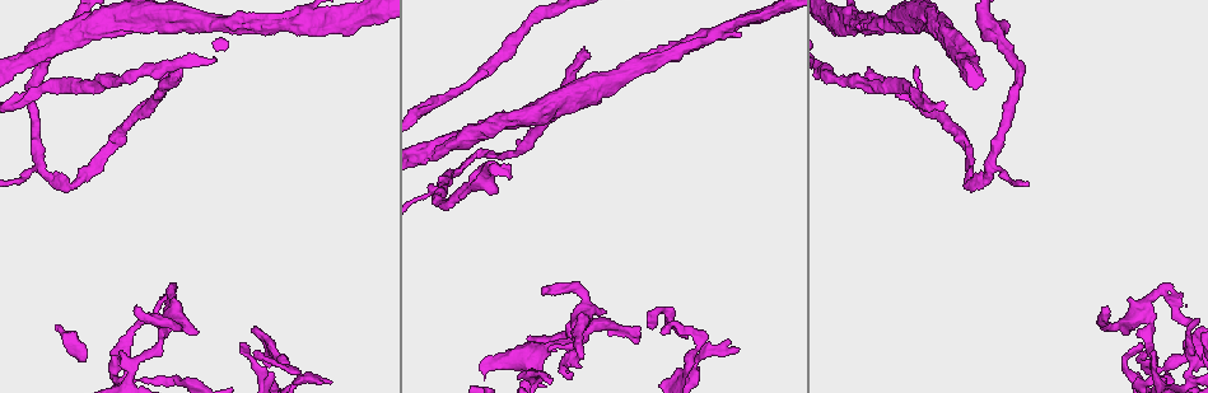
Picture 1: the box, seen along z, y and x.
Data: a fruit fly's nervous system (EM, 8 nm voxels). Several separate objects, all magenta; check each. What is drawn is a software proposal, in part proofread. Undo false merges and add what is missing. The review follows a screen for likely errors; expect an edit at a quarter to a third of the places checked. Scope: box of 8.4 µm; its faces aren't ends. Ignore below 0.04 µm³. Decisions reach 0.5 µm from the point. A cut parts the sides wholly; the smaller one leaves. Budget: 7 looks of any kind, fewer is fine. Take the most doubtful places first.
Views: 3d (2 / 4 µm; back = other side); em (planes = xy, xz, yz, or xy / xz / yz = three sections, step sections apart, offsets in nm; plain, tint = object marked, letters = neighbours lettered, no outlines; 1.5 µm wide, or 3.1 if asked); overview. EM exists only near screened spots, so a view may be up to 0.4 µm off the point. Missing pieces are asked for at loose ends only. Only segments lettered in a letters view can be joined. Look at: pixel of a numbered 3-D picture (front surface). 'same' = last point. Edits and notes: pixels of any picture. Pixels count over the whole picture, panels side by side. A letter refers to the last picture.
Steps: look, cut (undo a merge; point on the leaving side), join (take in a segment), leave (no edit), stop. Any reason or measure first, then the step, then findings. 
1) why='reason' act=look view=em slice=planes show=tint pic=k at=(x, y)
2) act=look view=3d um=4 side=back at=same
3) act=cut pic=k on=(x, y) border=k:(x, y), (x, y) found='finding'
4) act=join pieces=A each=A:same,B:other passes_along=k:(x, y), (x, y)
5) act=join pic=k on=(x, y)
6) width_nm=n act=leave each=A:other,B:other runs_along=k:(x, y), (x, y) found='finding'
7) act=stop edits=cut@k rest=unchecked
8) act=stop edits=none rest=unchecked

why='branch stops here' act=look view=3d um=2 pic=1 at=(179, 70)

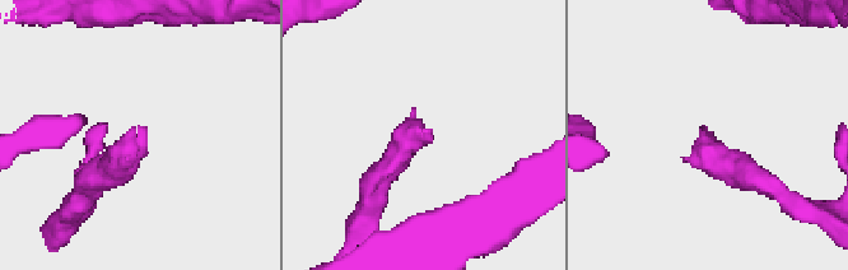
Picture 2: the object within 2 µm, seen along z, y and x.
why='need the tissue' act=look view=em slice=planes show=letters pic=2 at=(423, 128)

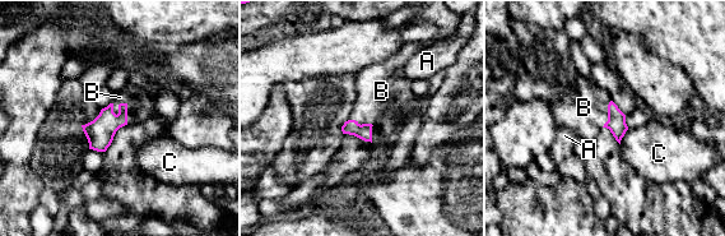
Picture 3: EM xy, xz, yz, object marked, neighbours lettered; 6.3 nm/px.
width_nm=100 act=join pic=3 on=(120, 97) each=A:other,B:same,C:other passes_along=3:(100, 133), (119, 109), (120, 97) found='the neuron continues'

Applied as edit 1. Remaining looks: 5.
why='sharp bend' act=look view=3d um=4 side=back pic=1 at=(291, 371)

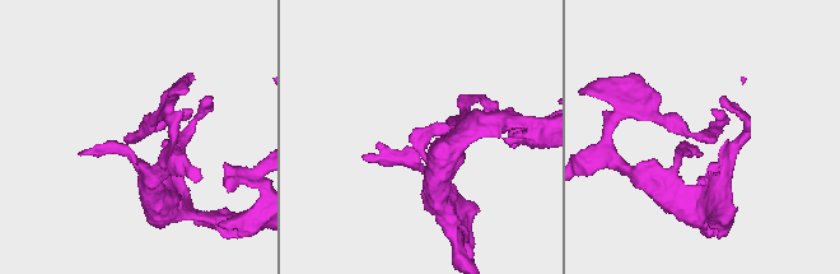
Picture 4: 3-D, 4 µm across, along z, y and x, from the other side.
act=look view=em slice=planes show=letters pic=4 at=(419, 146)

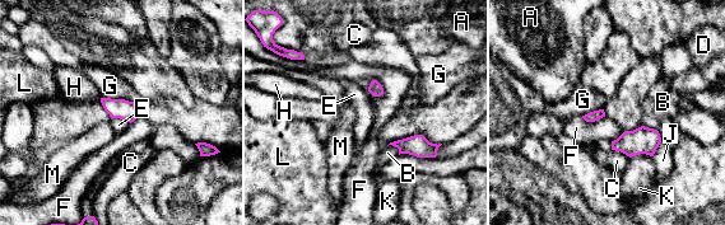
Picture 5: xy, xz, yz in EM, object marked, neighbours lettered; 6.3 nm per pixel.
longest_contact=G:220nm act=leave each=A:other,B:other,C:other,D:other,E:other,F:other,G:other,H:other,J:other,K:other,L:other,M:other found='continuous, no second neuron'

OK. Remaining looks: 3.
act=look view=3d um=2 pic=1 at=(575, 327)

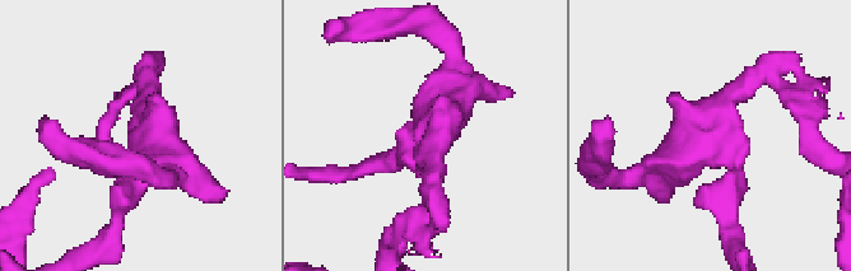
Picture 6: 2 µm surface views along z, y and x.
act=look view=em slice=planes show=plain pic=6 at=(710, 150)

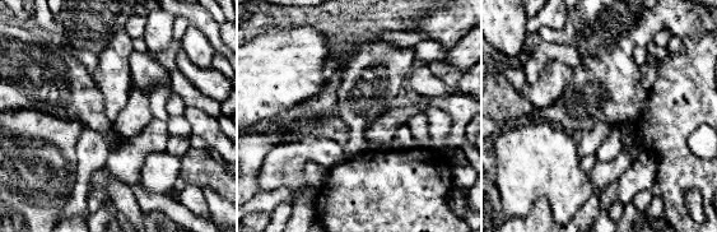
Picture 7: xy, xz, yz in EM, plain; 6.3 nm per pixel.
act=look view=em slice=planes show=letters at=same

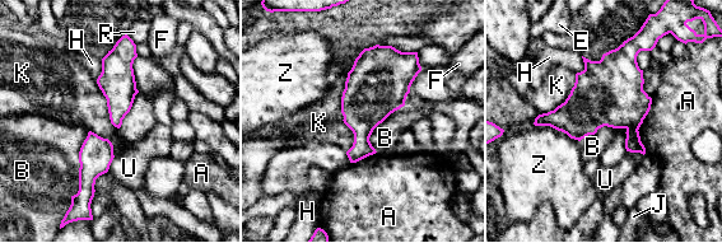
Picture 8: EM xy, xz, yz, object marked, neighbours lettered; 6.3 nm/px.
longest_contact=A:360nm act=cut pic=8 on=(613, 96) each=A:other,B:other,E:other,F:other,H:other,J:other,K:other,R:other,U:other,Z:other found='a second neuron is stuck on'

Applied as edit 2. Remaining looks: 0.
act=stop edits=join@3,cut@8 rest=unchecked

